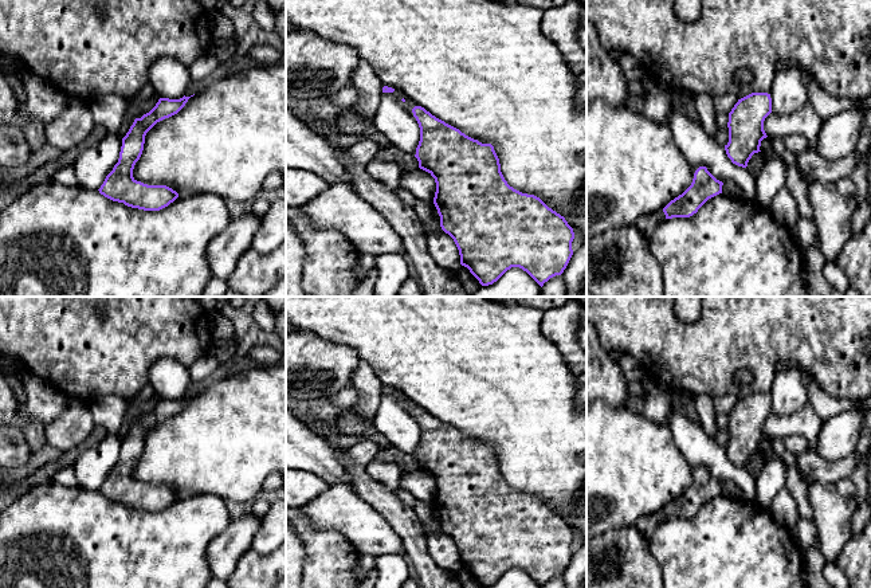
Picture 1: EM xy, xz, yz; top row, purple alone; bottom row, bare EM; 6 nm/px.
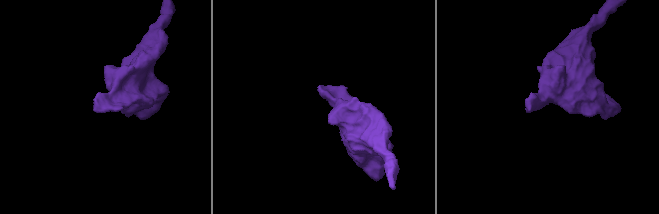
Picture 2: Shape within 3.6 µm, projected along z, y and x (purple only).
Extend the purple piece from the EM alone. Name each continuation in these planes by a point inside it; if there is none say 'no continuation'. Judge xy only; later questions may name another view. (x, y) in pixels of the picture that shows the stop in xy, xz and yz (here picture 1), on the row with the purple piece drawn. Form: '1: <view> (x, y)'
no continuation

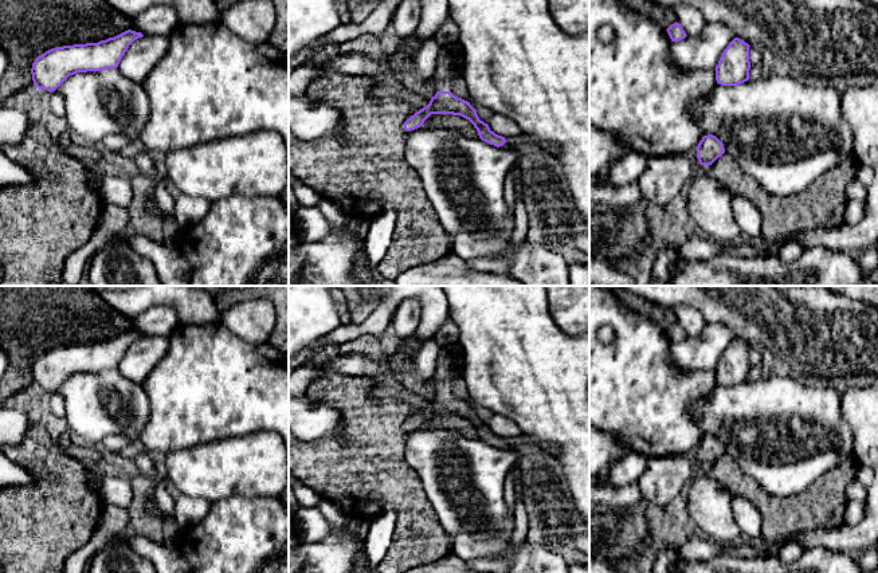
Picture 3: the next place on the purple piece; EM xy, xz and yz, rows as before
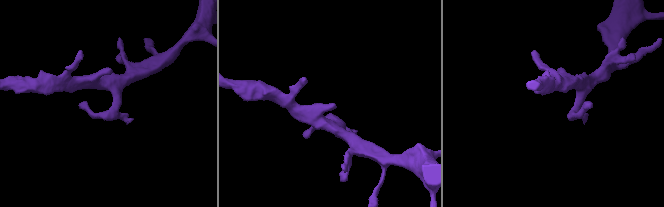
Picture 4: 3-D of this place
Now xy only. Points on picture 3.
no continuation

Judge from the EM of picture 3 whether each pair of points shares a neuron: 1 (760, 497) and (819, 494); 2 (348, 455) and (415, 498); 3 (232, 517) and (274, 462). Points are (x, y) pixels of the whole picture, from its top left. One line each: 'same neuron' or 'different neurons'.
1: same neuron
2: same neuron
3: different neurons

